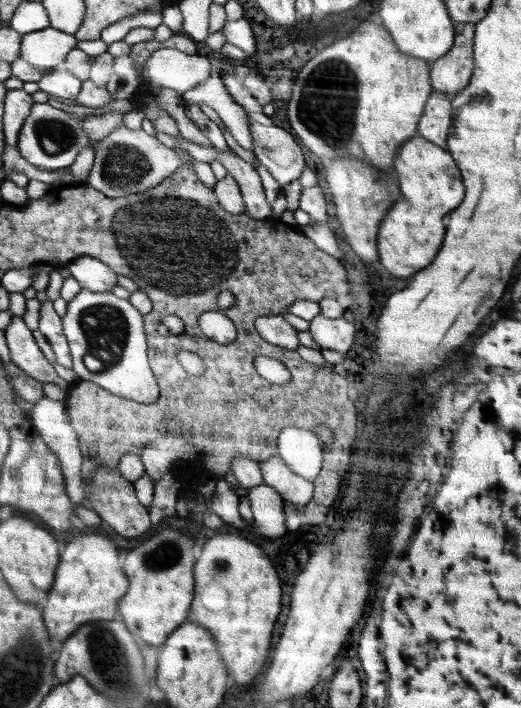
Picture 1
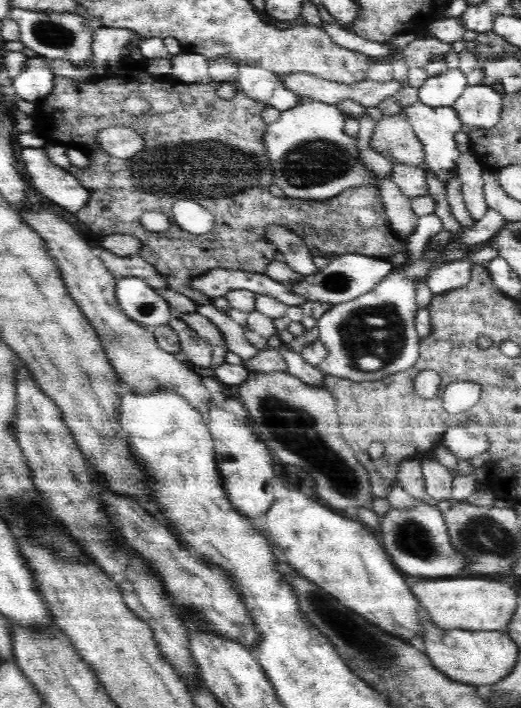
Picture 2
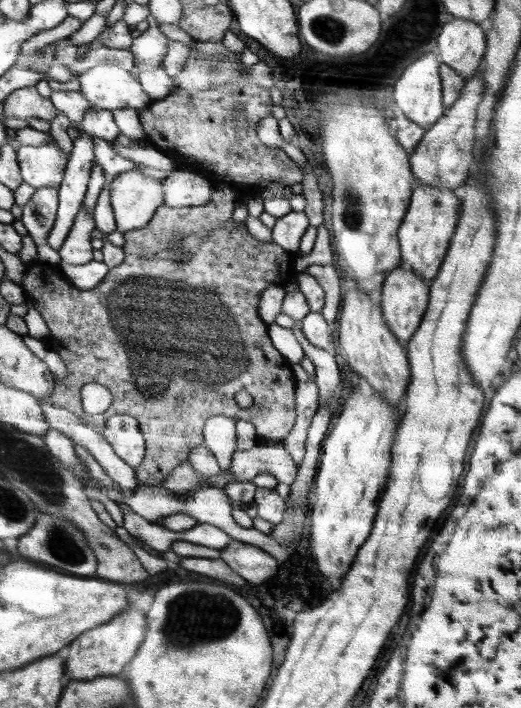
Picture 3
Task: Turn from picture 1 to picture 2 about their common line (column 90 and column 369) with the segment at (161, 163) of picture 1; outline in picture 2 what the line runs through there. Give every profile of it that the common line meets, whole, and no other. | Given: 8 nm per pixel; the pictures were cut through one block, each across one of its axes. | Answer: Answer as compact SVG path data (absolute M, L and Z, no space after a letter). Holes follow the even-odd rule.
M308 102L282 111L280 119L267 125L264 143L269 153L272 181L276 192L295 199L324 200L358 186L380 186L380 178L374 177L358 156L357 137L349 136L344 129L345 115L332 104Z

